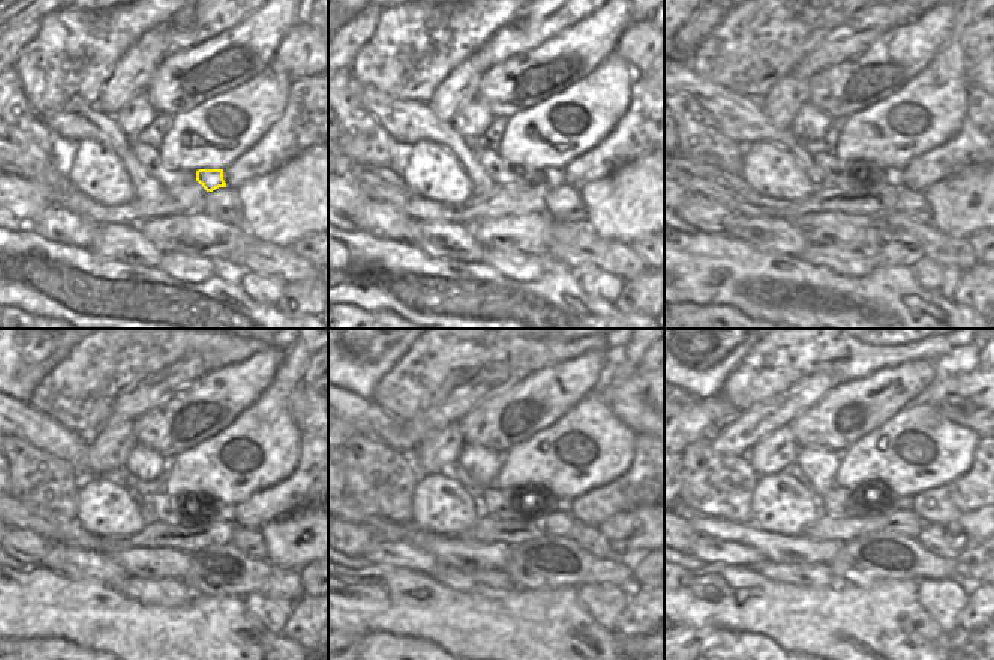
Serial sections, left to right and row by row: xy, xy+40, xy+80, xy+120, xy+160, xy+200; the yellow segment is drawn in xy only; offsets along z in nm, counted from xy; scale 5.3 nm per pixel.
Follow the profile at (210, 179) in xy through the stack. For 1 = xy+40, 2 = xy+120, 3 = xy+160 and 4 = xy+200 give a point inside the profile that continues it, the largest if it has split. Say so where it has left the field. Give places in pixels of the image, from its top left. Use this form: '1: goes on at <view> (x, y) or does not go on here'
1: goes on at xy+40 (552, 177)
2: goes on at xy+120 (219, 510)
3: goes on at xy+160 (558, 506)
4: goes on at xy+200 (900, 504)

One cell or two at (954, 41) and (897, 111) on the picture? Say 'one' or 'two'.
one

